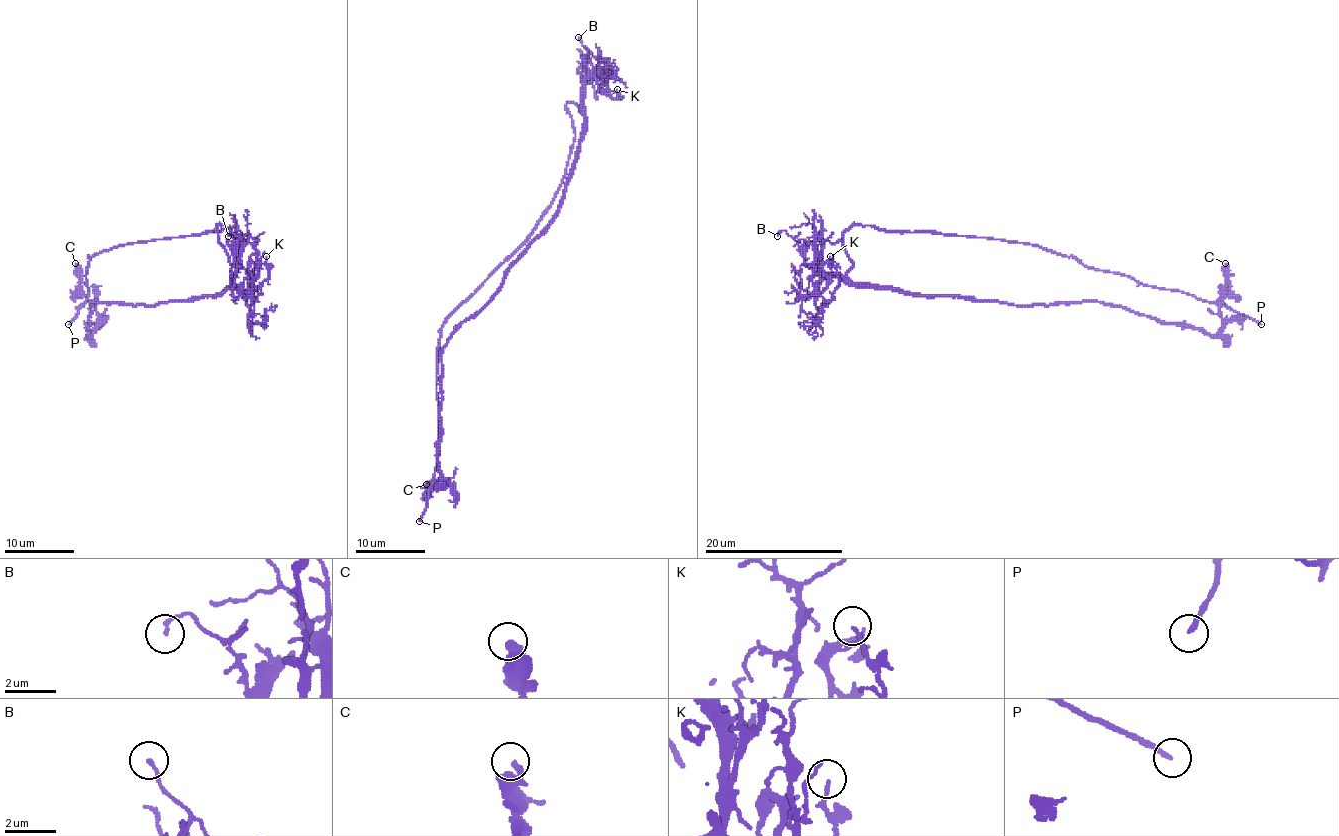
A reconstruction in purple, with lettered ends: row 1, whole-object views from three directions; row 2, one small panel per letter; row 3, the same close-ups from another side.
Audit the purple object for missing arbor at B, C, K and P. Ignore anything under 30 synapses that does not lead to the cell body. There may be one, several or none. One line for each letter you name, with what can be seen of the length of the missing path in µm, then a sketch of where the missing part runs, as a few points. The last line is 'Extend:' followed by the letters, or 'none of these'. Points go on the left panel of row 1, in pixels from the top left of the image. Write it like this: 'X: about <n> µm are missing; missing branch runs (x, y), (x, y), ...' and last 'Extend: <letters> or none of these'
P: about 10 µm are missing; missing branch runs (68, 324), (63, 333), (81, 329), (87, 336), (93, 336)
Extend: P

